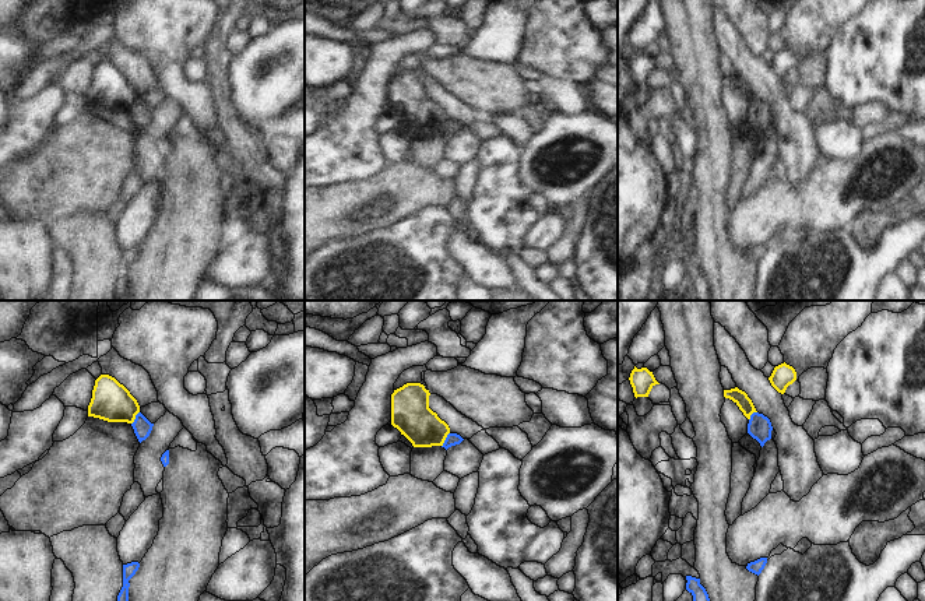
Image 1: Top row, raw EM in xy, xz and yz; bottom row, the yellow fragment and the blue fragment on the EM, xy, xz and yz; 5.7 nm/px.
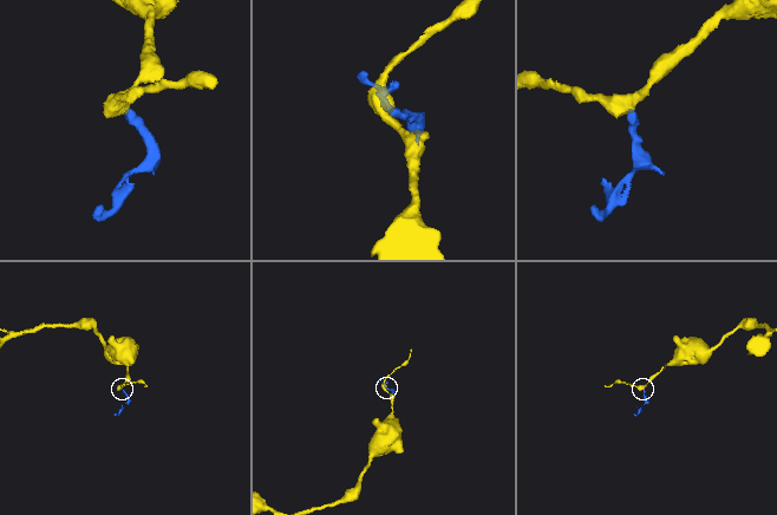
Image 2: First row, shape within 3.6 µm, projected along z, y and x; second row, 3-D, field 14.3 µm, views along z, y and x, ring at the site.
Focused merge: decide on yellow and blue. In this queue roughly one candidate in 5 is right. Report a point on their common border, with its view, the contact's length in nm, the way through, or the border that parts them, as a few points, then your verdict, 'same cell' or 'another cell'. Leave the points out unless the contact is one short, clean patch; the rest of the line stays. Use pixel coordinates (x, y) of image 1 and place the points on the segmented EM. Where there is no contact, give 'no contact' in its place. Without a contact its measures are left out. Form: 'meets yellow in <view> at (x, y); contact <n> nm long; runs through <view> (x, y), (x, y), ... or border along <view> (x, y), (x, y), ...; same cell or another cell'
meets yellow in xz at (445, 439); contact 100 nm long; border along xz (449, 432), (442, 446); another cell

